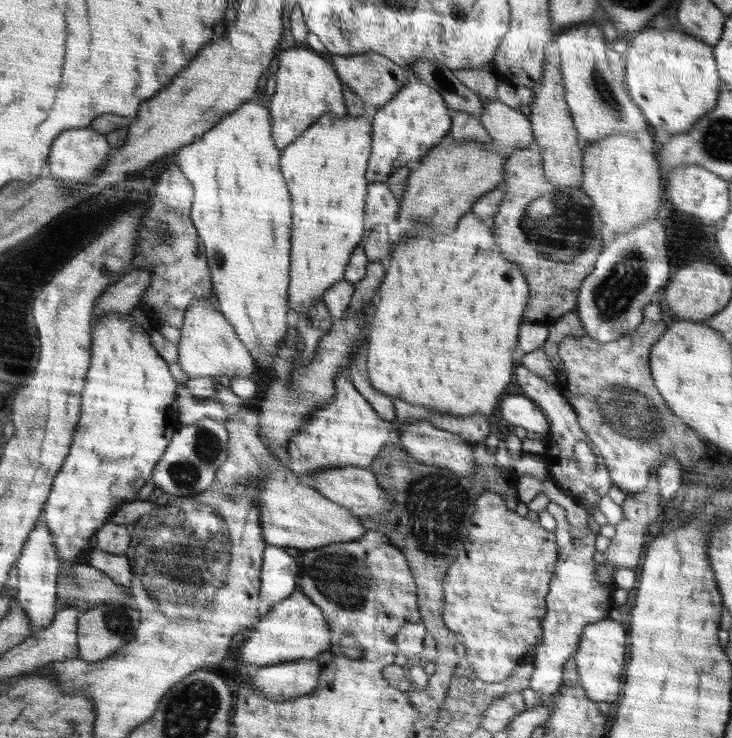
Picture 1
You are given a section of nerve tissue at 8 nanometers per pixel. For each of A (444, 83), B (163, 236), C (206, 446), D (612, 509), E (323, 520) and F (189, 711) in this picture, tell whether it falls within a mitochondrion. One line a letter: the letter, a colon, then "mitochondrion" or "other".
A: mitochondrion
B: mitochondrion
C: mitochondrion
D: other
E: other
F: mitochondrion

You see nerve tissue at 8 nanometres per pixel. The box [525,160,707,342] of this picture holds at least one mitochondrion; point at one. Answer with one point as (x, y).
(625, 280)

